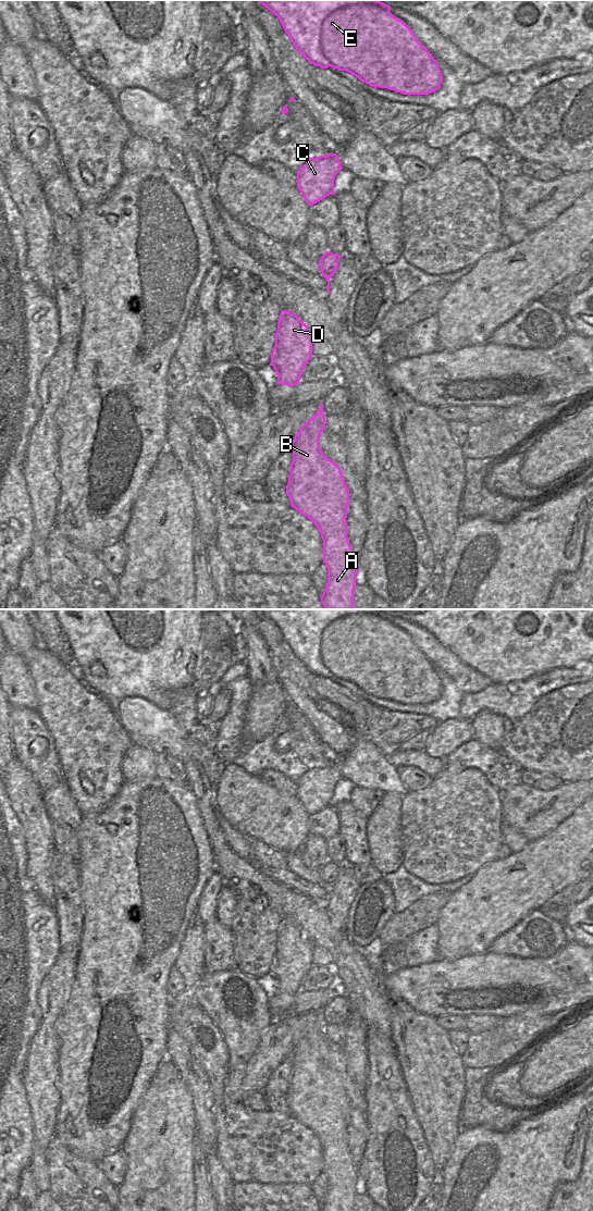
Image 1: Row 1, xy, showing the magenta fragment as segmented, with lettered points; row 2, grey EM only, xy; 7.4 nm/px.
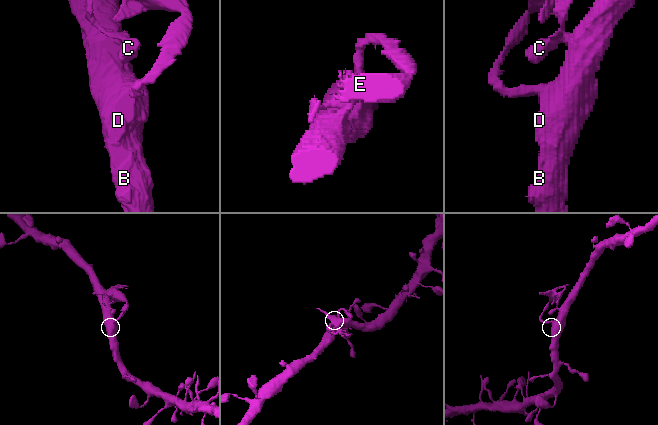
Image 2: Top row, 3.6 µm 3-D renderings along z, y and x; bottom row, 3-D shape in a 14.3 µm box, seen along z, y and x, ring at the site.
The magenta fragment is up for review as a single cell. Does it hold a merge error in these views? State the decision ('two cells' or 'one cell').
two cells

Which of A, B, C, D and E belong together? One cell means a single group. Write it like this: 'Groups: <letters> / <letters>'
Groups: A B C D / E

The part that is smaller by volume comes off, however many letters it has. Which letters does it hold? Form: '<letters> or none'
E

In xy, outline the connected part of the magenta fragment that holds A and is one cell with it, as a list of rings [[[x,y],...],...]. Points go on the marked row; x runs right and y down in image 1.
[[[323,404],[295,435],[291,450],[293,461],[286,485],[291,506],[307,517],[320,531],[323,540],[323,563],[328,568],[328,583],[321,595],[324,609],[355,609],[354,590],[358,572],[358,558],[347,537],[347,507],[349,490],[336,462],[325,457],[319,446],[319,437],[325,429]]]

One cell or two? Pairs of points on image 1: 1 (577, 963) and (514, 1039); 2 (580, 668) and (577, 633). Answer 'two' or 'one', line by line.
1: two
2: two

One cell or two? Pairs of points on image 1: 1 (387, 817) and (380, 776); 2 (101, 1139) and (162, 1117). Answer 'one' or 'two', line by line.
1: two
2: two

